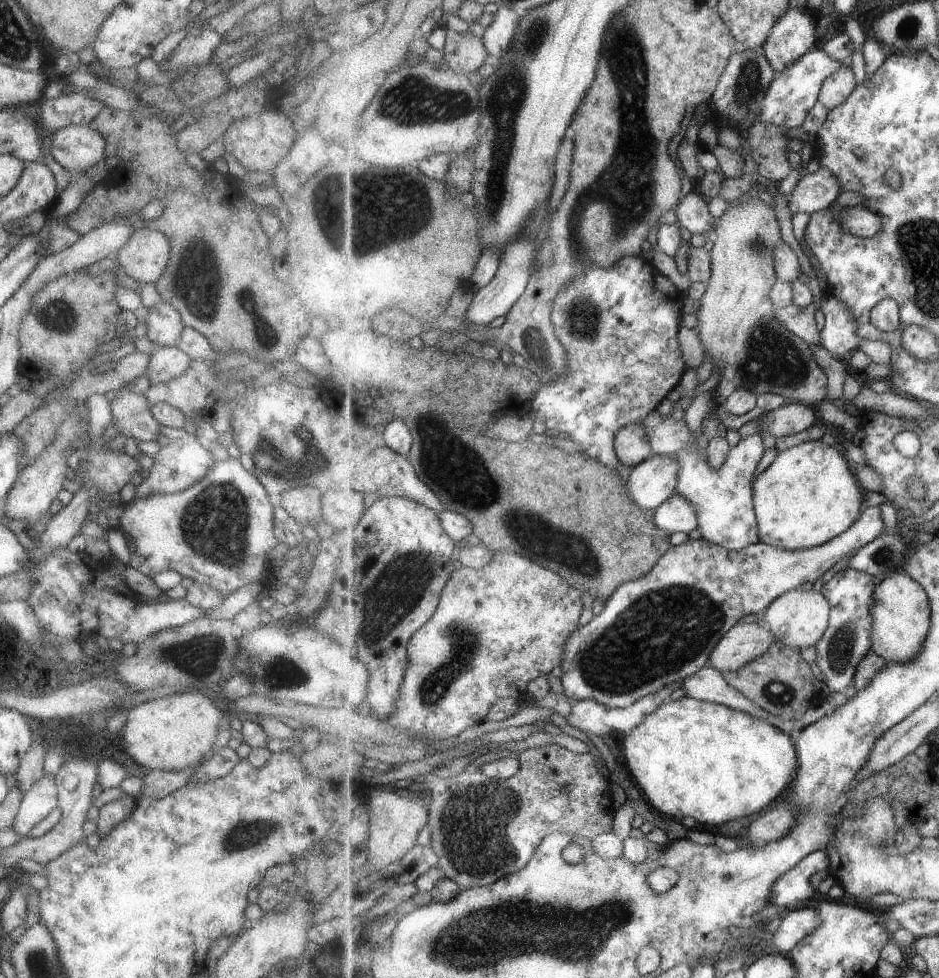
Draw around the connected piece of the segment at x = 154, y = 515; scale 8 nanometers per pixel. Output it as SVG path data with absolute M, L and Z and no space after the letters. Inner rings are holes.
M228 456L225 461L214 458L209 471L182 492L160 493L131 500L115 527L123 533L130 547L128 567L147 577L162 571L174 571L181 577L190 578L193 583L207 586L223 598L251 583L269 589L266 553L276 546L277 540L273 535L273 508L265 496L266 491L255 476L245 470L237 459Z

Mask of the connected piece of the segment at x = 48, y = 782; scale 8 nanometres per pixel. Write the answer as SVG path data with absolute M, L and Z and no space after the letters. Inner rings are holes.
M41 774L39 780L25 790L13 818L12 830L21 837L19 840L27 837L29 830L55 806L55 780L47 774Z

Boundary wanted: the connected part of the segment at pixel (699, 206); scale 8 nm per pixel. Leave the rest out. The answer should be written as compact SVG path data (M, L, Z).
M690 192L674 210L677 221L691 234L707 236L703 233L708 232L712 226L718 226L717 220L709 210L708 201L701 194Z

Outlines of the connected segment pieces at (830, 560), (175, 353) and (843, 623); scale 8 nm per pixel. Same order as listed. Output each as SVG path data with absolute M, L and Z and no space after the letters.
M878 505L868 507L863 511L861 519L857 520L855 525L851 526L844 534L837 536L834 540L827 542L825 545L807 550L781 550L781 548L775 548L775 546L760 542L751 544L751 546L747 546L747 548L743 548L743 550L731 551L703 538L700 540L689 539L680 546L673 546L671 550L669 550L669 553L665 554L664 557L657 562L657 566L655 566L654 570L651 570L649 574L645 574L644 578L621 584L621 587L617 588L615 594L605 602L603 610L601 610L597 616L591 618L591 621L587 622L585 626L577 628L577 630L569 636L569 640L567 640L567 644L565 644L565 652L563 652L563 664L561 664L561 668L563 668L564 672L560 680L565 696L569 701L576 702L585 699L597 700L597 702L605 704L608 709L622 709L631 706L631 704L637 702L639 698L647 696L647 694L659 692L659 690L665 688L667 684L671 684L671 682L685 680L689 678L689 676L697 674L699 670L704 669L704 667L710 663L713 650L715 650L717 644L723 639L723 636L728 634L729 630L733 629L733 626L737 625L737 622L741 622L741 620L743 620L745 616L749 616L749 614L759 614L759 612L767 610L779 596L782 596L785 592L789 592L789 590L800 588L805 582L810 582L811 585L815 584L819 578L822 578L825 572L829 572L829 570L833 569L839 563L839 560L843 560L843 558L849 556L851 552L857 553L863 546L867 546L869 542L881 537L881 534L885 531L886 524L881 514L881 508L879 508Z
M176 346L157 347L149 357L144 375L150 385L165 383L184 373L190 360Z
M846 568L835 573L831 580L822 584L822 594L829 600L832 606L829 629L823 638L815 644L816 664L825 677L825 684L830 693L843 693L847 686L853 685L853 678L857 672L857 666L861 664L863 656L871 650L871 632L873 632L873 592L881 584L881 577L872 576L865 572L859 572Z

